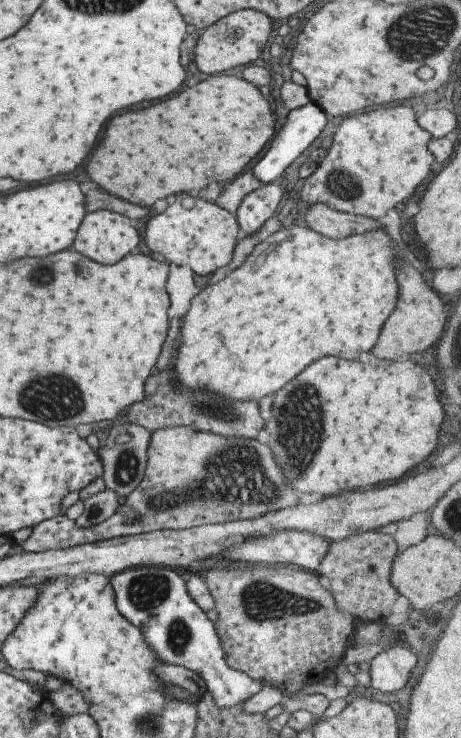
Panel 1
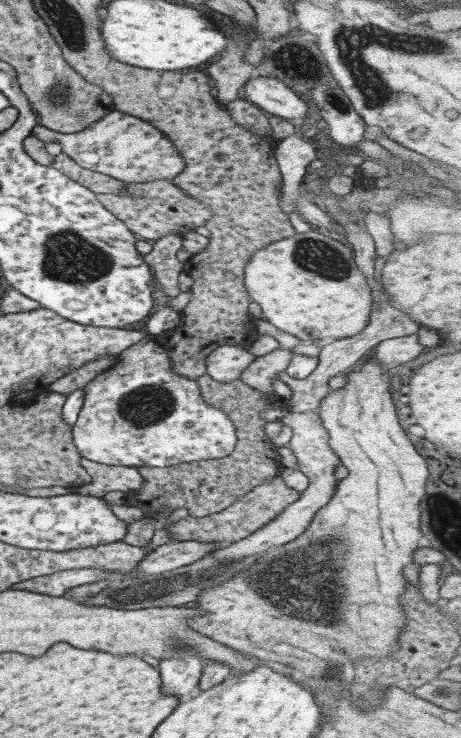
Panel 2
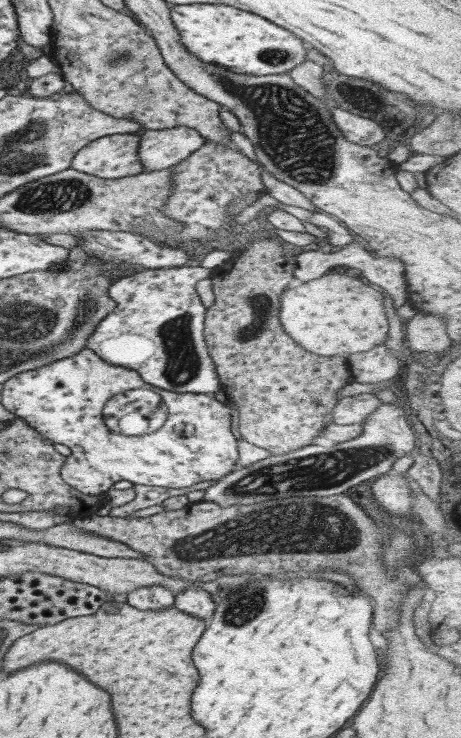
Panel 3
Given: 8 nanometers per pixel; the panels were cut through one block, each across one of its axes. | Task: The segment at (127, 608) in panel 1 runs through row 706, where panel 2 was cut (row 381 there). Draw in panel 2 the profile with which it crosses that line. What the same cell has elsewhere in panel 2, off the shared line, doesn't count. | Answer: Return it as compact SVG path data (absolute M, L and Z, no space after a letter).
M223 345L211 350L205 357L205 373L220 383L239 379L240 372L253 362L255 356L243 346Z

